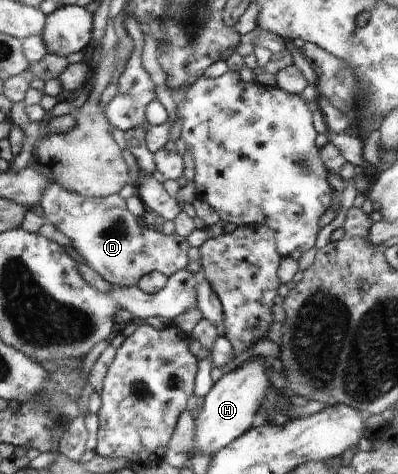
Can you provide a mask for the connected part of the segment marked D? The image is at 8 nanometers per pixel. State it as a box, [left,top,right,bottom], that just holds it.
[39,182,190,286]

